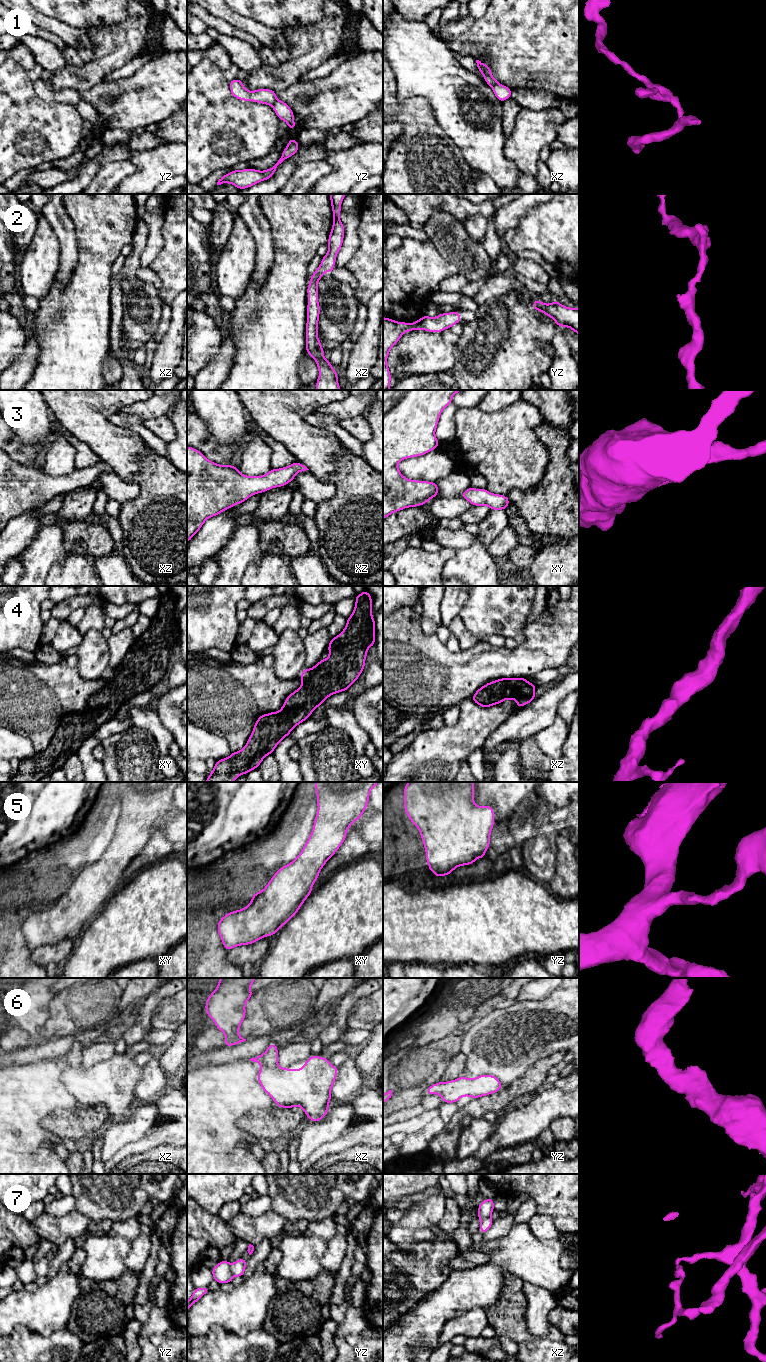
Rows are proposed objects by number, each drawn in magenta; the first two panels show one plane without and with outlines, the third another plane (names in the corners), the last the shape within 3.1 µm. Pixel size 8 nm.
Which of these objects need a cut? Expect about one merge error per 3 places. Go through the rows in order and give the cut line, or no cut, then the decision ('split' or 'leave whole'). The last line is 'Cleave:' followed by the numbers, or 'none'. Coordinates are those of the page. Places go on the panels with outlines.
1: cut yz (277, 99), (272, 106); split
2: cut none; leave whole
3: cut none; leave whole
4: cut none; leave whole
5: cut none; leave whole
6: cut none; leave whole
7: cut yz (230, 1265), (230, 1271), (233, 1275); split
Cleave: 1, 7

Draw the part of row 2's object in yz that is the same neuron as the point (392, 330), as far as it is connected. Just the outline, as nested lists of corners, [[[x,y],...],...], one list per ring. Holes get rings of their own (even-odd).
[[[455,311],[441,313],[437,317],[423,315],[413,323],[398,322],[383,317],[383,390],[390,390],[392,378],[387,365],[388,354],[405,332],[417,329],[442,333],[444,329],[450,329],[456,323],[461,323],[461,315]]]

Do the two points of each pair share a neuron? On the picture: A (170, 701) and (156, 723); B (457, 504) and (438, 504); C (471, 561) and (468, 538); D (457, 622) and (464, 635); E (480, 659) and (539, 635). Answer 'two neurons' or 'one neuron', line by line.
A: two neurons
B: one neuron
C: two neurons
D: one neuron
E: one neuron

